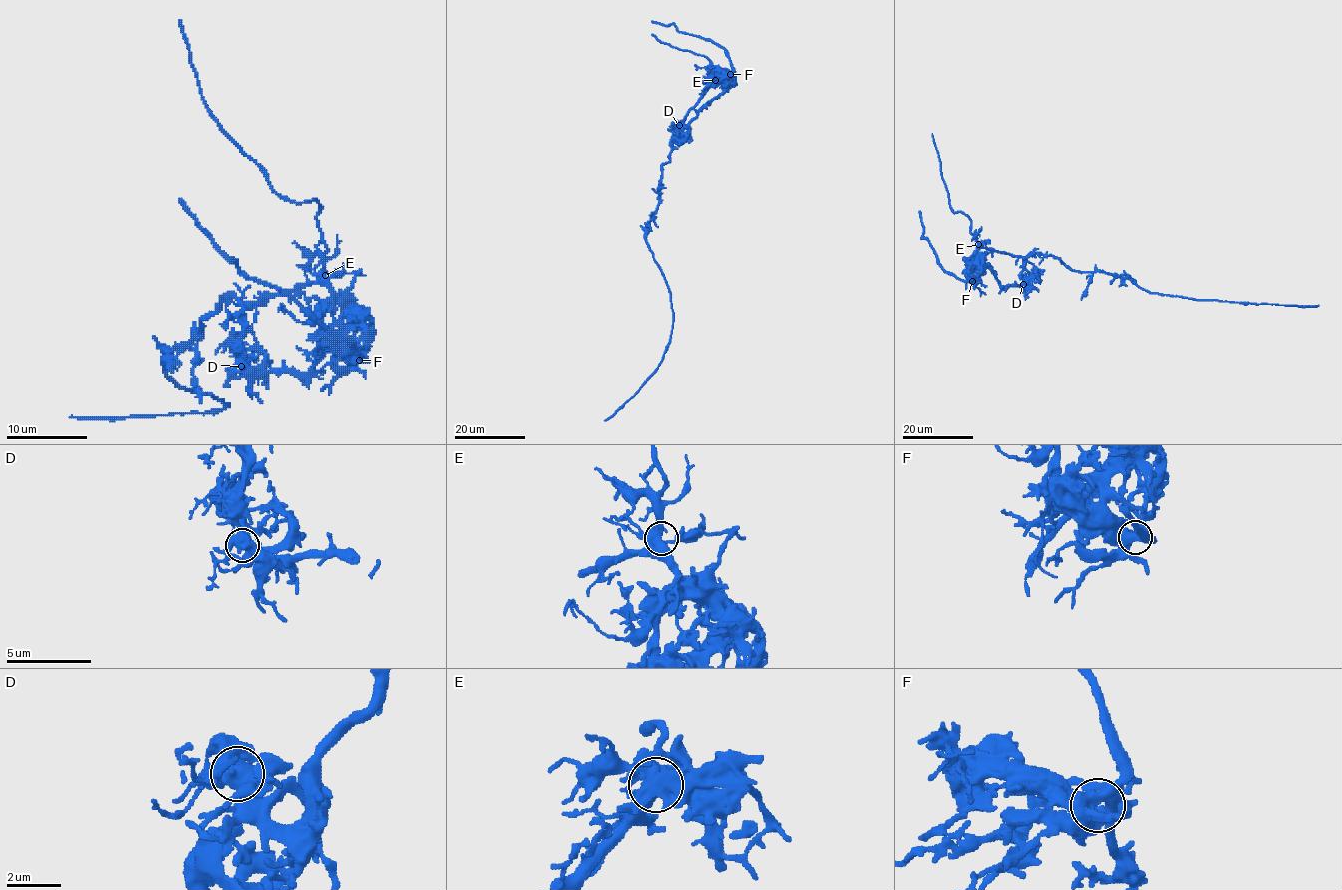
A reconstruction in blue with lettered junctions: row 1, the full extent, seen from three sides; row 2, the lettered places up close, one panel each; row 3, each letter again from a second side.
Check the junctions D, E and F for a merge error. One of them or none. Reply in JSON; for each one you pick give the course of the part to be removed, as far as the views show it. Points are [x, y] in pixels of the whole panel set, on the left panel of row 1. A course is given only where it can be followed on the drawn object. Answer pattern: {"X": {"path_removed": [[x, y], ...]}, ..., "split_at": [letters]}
{"D": {"path_removed": [[242, 366], [242, 310], [226, 295], [199, 336], [169, 354], [165, 372], [230, 405], [70, 417]]}, "split_at": ["D"]}

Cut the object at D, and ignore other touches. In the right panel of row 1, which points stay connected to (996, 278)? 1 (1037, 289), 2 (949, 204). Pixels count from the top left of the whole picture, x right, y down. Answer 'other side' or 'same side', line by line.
1: same side
2: other side

